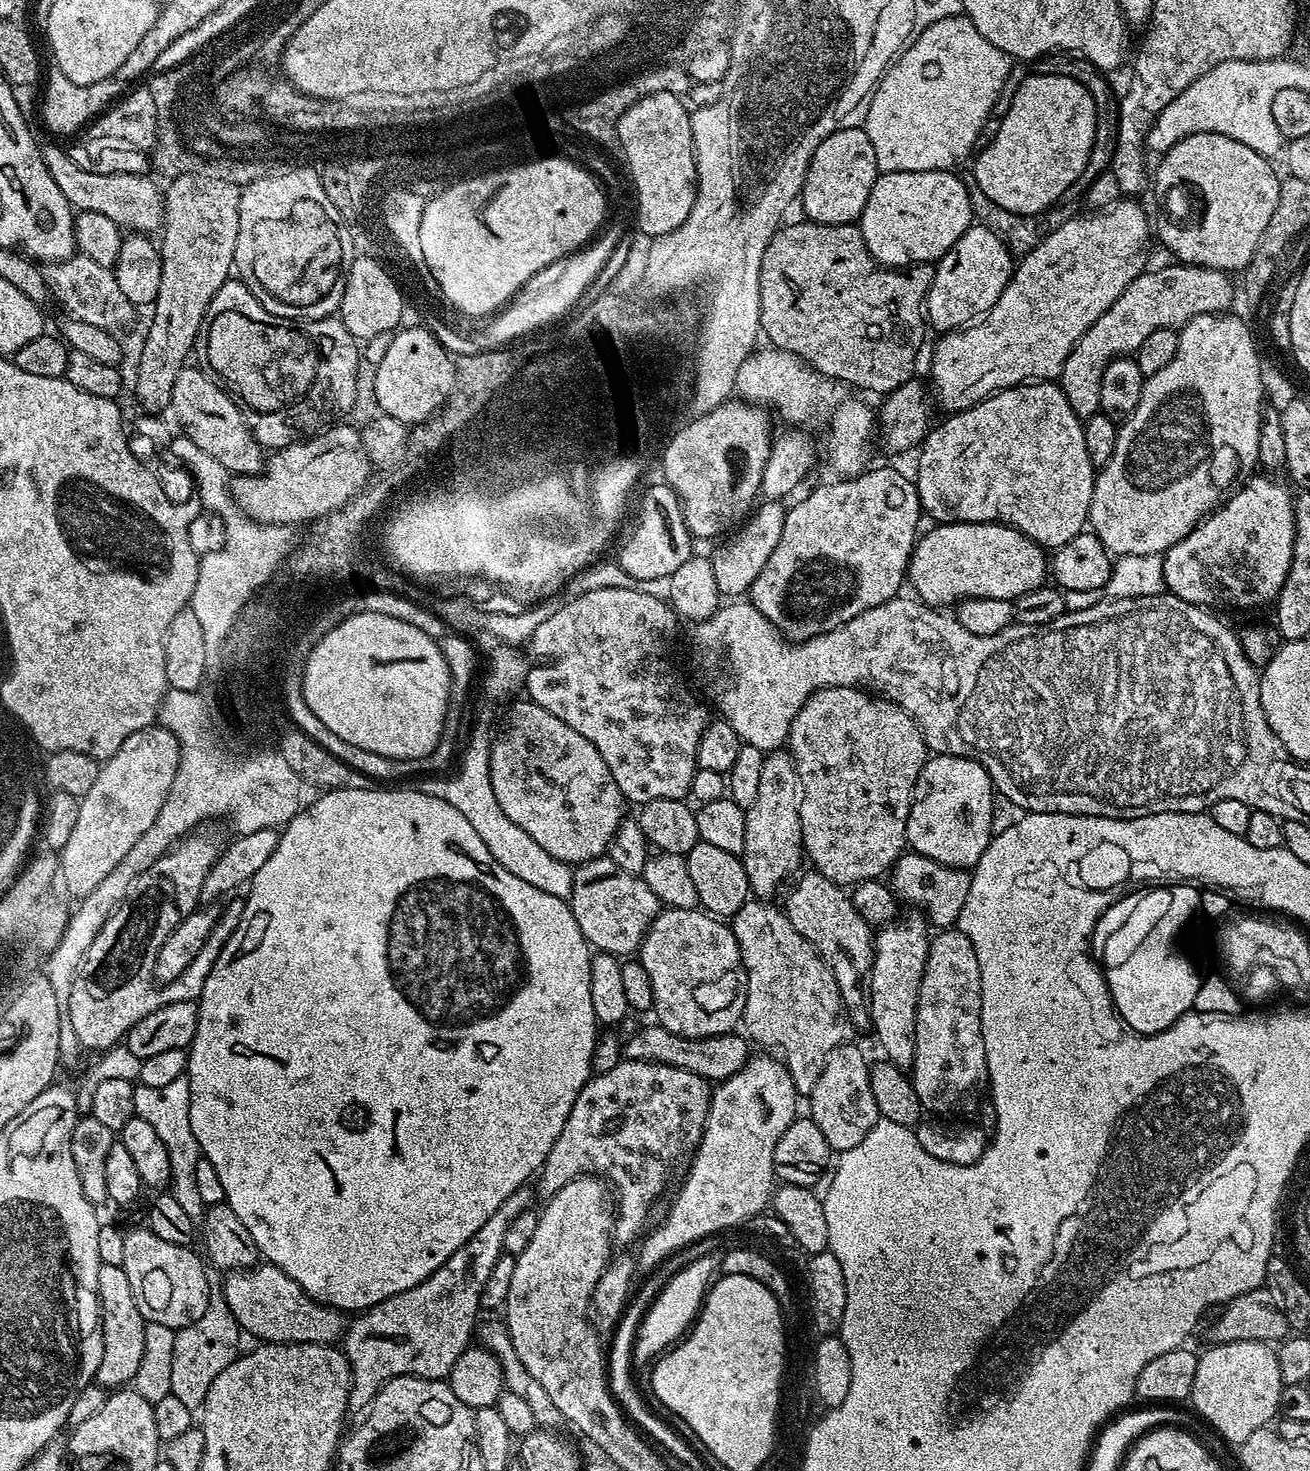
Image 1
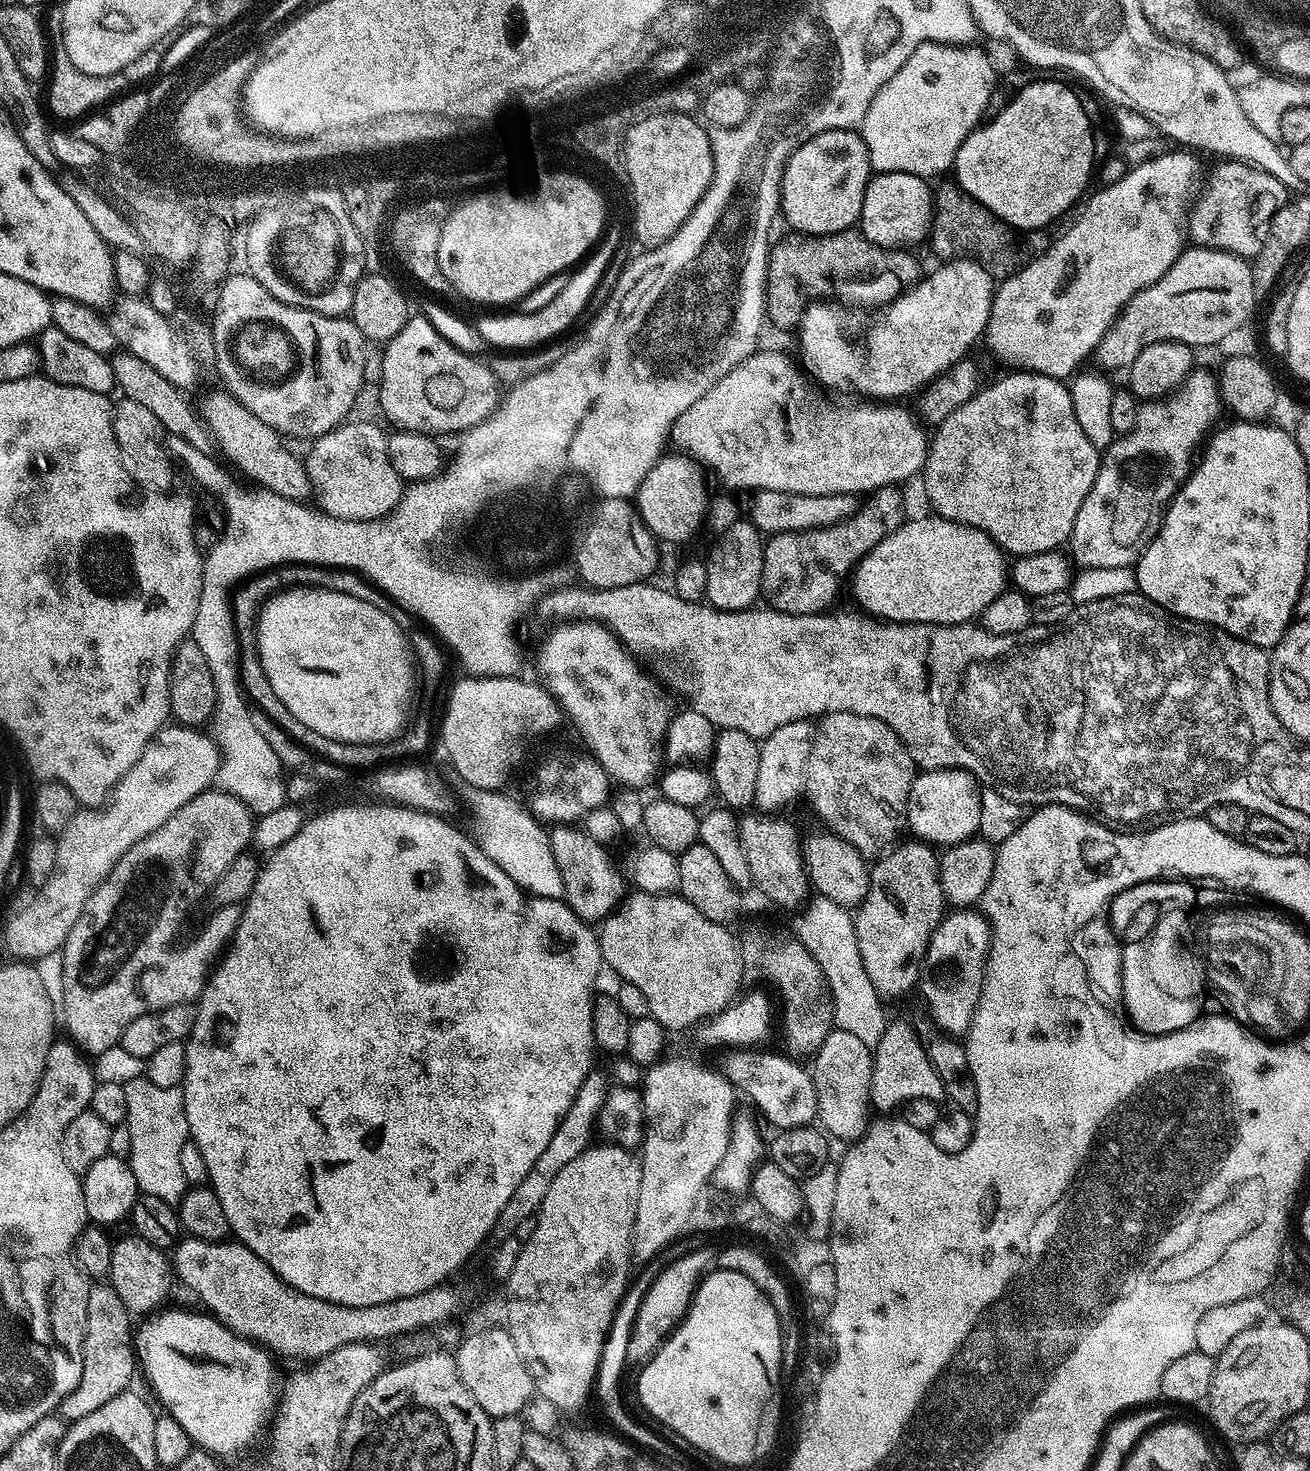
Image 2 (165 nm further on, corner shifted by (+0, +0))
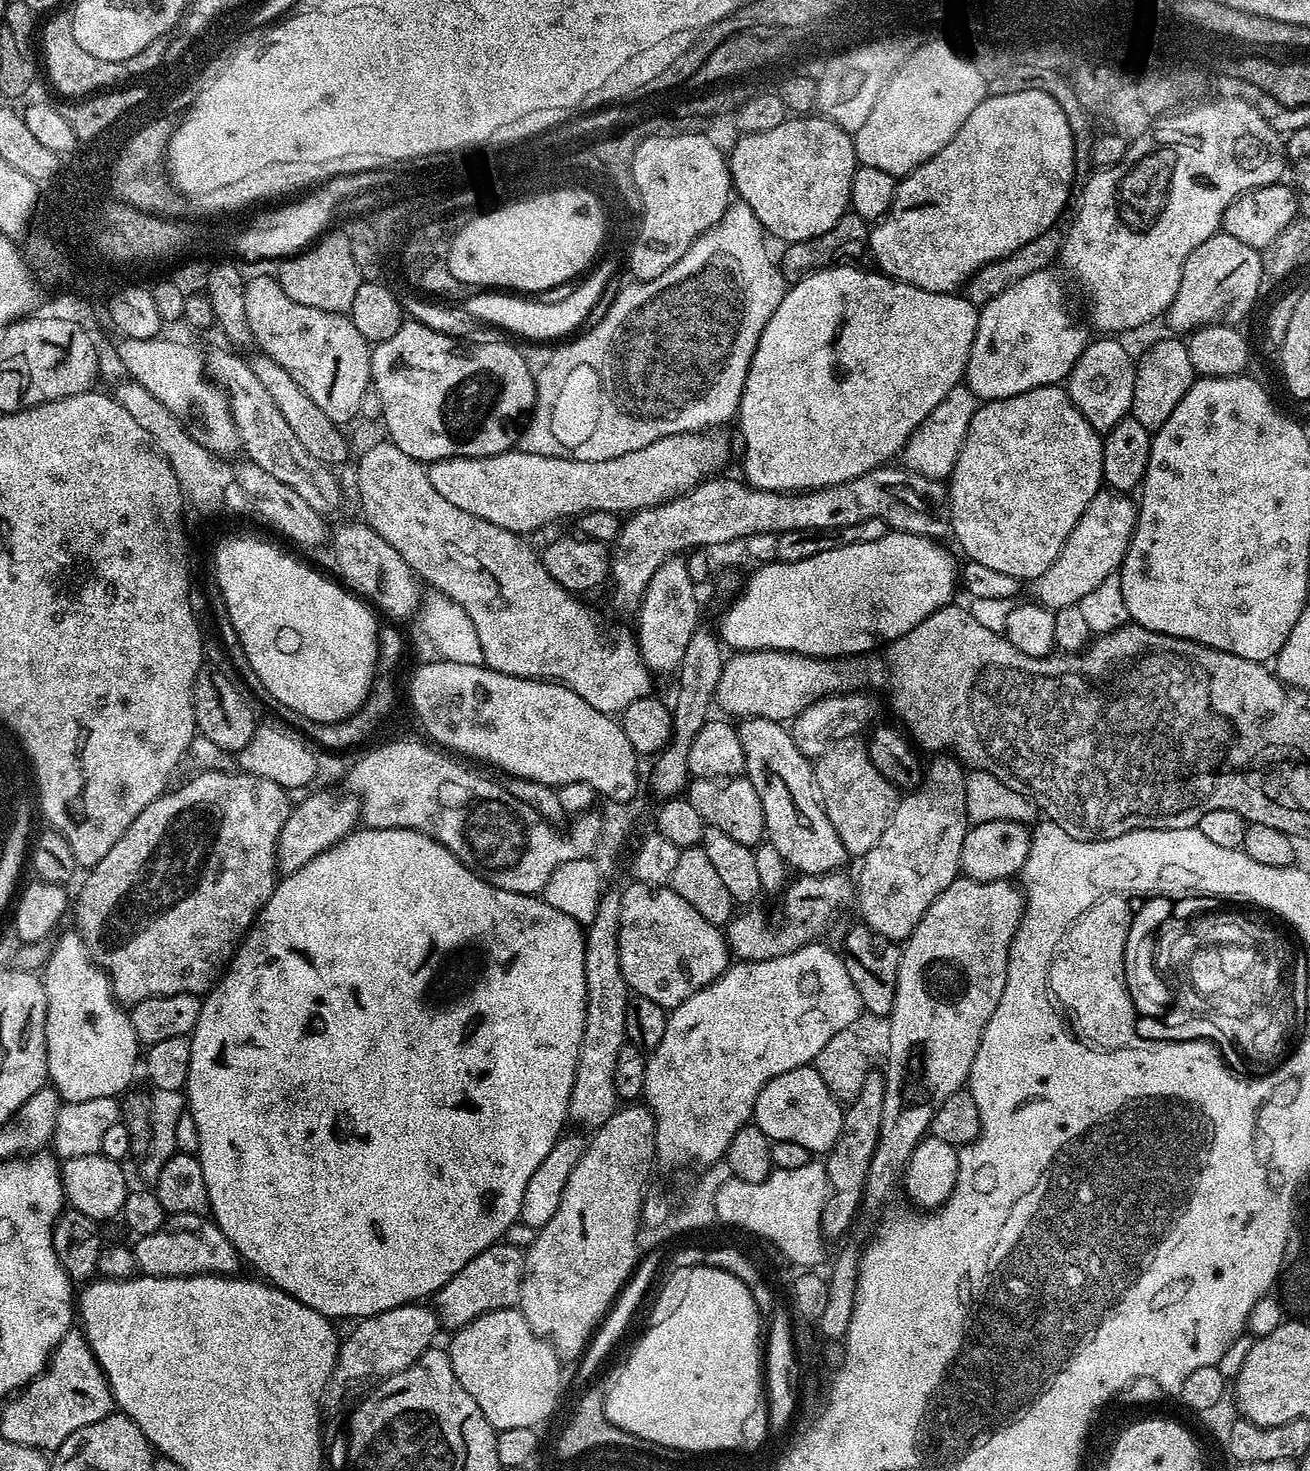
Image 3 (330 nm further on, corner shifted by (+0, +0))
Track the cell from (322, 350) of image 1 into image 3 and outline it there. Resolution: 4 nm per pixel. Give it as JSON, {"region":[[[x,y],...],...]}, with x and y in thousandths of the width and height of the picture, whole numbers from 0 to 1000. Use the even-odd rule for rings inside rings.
{"region":[[[192,188],[186,195],[186,203],[188,218],[195,237],[215,249],[247,281],[269,280],[274,283],[276,268],[279,268],[279,262],[284,260],[284,240],[281,231],[273,227],[273,222],[270,222],[268,216],[224,205],[224,203],[215,197],[213,190],[209,188]]]}

